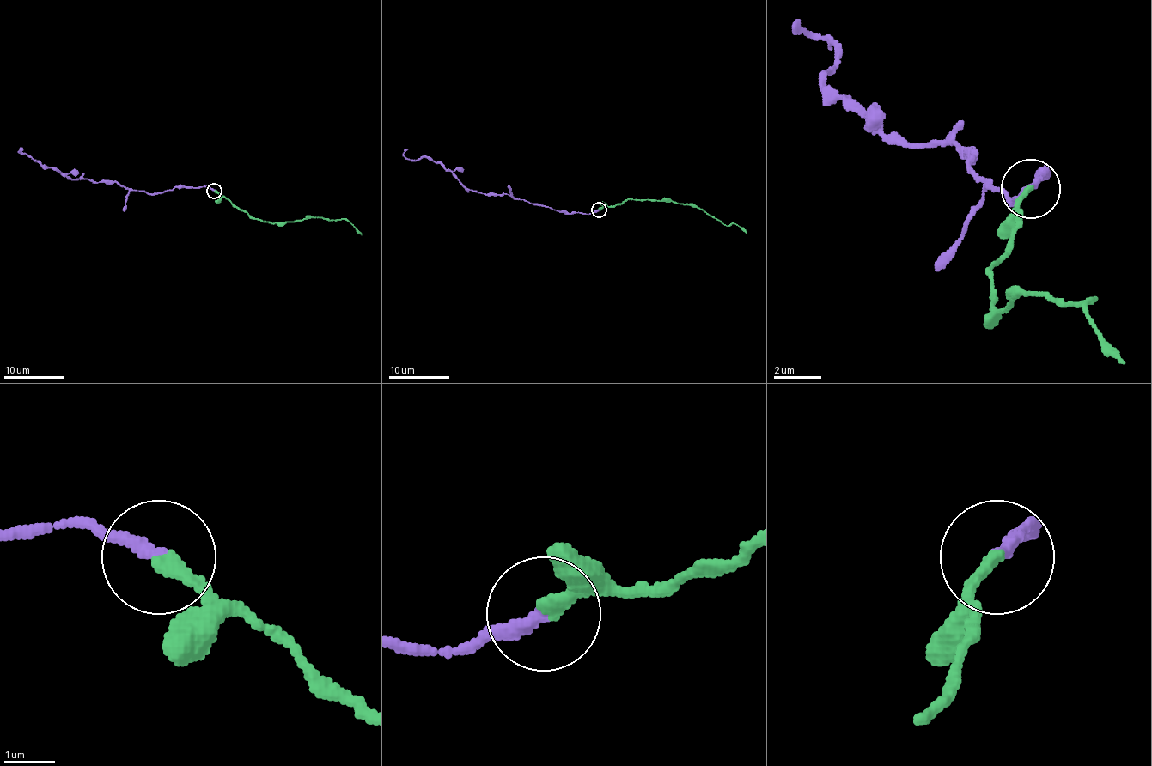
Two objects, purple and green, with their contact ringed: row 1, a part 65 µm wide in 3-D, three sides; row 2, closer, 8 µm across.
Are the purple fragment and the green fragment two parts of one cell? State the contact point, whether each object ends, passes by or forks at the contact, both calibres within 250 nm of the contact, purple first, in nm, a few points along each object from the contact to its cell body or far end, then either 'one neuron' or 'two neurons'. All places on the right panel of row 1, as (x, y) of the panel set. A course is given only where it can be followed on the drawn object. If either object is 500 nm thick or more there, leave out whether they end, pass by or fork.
place (1030, 188); purple ends; green ends; calibres 280 and 280 nm; course purple (1029, 186), (1046, 175), (1017, 198), (952, 145), (899, 145), (827, 86), (833, 45), (792, 21); course green (1029, 186), (993, 264), (993, 311), (999, 317), (1023, 293), (1064, 305), (1094, 299), (1088, 323), (1124, 364); one neuron

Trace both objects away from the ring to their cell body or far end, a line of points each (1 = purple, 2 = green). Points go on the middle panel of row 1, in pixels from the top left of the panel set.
1: (599, 209), (589, 213), (565, 213), (507, 194), (475, 192), (427, 157), (407, 159), (403, 153), (407, 148)
2: (599, 209), (615, 206), (626, 200), (671, 201), (700, 207), (730, 225), (736, 224), (746, 233)

